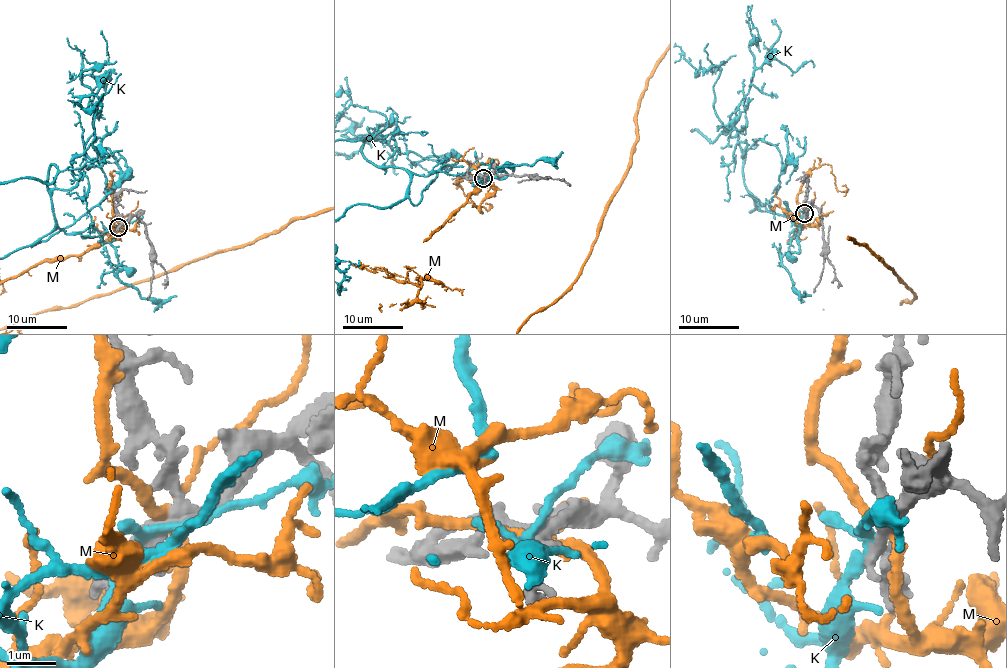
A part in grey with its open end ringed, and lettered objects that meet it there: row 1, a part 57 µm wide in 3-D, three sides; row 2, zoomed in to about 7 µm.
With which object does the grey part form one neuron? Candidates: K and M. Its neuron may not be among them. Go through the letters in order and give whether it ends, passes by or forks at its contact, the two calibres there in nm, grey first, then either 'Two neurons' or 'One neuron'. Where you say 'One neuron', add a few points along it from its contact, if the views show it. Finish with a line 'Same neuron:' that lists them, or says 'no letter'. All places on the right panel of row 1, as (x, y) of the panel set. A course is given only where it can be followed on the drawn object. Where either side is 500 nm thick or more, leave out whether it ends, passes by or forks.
K: It forks there. Thickness 200 nm (grey) against 170 nm. One neuron
M: It forks there. Thickness 240 nm (grey) against 190 nm. Two neurons
Same neuron: K

